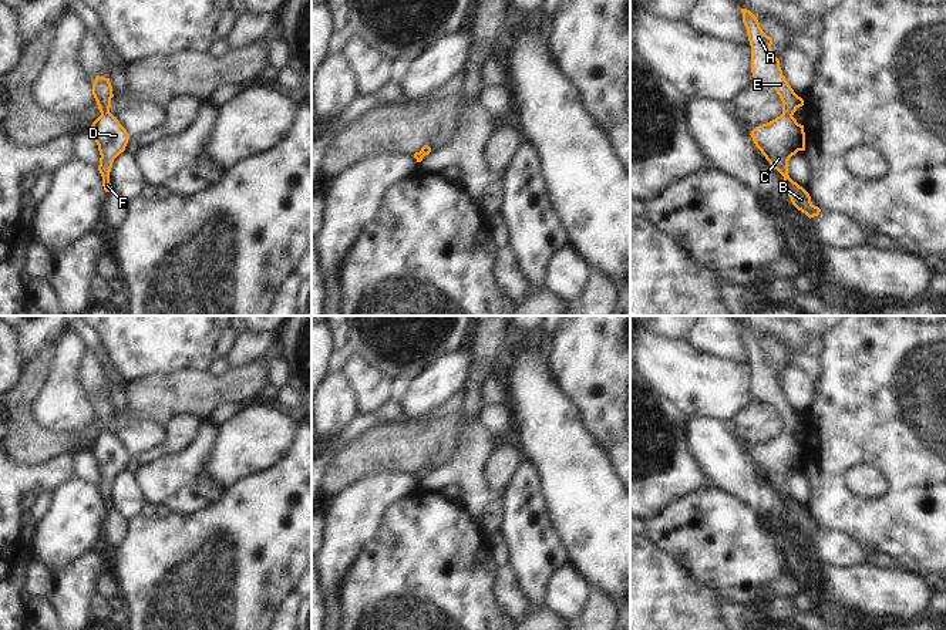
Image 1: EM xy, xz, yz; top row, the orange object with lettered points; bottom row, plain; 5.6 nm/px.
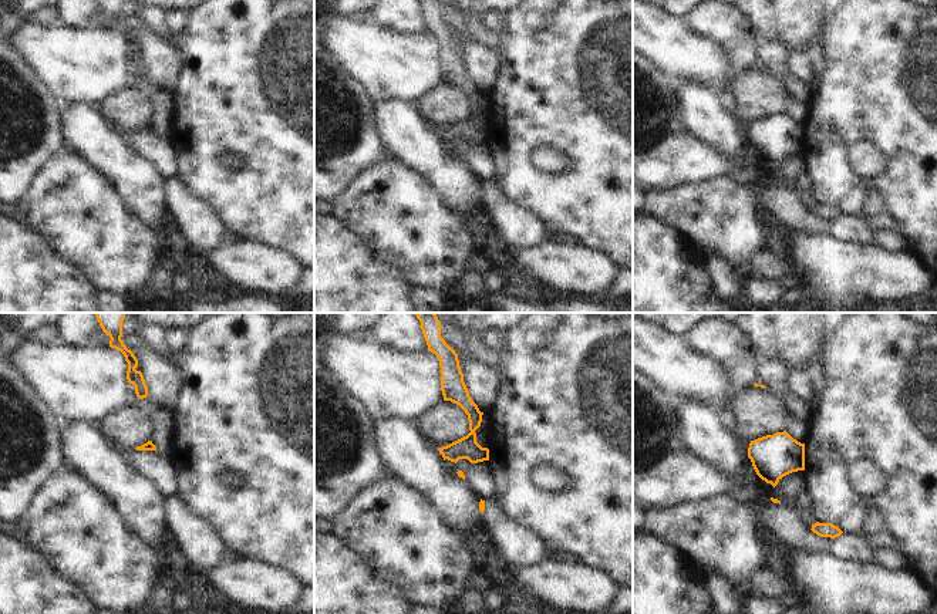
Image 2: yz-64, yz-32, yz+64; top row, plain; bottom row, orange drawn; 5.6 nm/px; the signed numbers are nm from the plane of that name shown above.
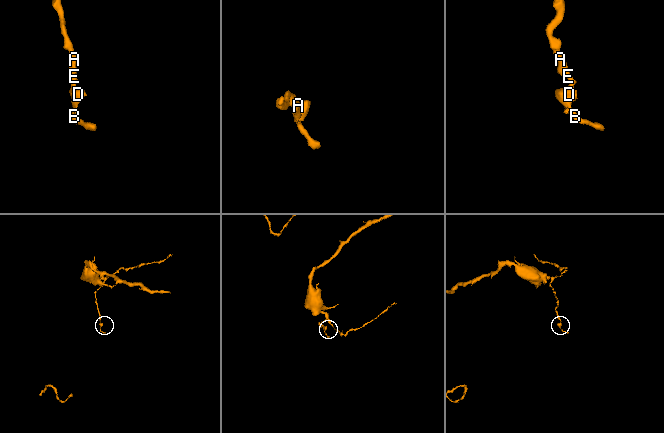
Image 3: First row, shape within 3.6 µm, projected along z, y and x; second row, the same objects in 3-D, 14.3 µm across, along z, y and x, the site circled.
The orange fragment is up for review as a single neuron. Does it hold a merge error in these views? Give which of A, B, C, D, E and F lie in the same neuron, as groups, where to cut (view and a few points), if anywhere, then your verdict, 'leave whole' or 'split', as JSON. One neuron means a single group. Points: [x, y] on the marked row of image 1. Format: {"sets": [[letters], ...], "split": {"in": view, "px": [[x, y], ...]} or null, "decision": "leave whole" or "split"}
{"sets": [["A", "B", "C", "D", "E", "F"]], "split": null, "decision": "leave whole"}

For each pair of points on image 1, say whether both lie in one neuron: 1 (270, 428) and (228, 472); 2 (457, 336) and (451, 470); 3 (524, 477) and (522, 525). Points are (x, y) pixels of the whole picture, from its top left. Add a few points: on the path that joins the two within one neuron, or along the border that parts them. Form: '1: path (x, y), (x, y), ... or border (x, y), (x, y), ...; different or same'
1: path (259, 440), (238, 461); same
2: border (467, 339), (468, 343); different
3: path (524, 488), (522, 502), (518, 506), (522, 514); same

